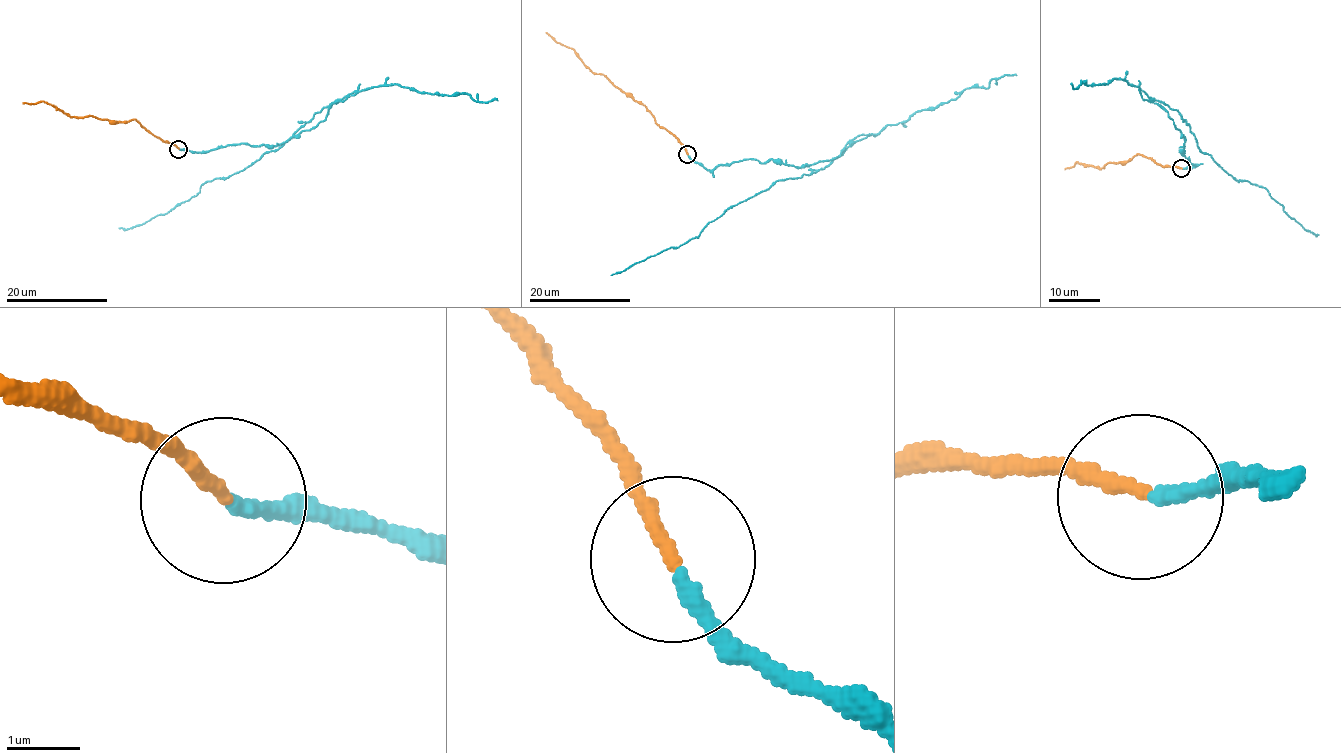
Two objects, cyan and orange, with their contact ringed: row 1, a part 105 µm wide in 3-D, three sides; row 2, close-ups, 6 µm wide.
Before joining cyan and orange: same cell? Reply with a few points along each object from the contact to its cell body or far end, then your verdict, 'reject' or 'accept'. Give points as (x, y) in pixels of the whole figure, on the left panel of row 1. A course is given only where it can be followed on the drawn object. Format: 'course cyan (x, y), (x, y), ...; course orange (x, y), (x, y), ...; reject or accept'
course cyan (178, 148), (285, 143), (324, 120), (329, 105), (247, 168), (208, 181), (195, 196), (143, 224), (119, 228); course orange (178, 148), (154, 137), (136, 120), (113, 121), (77, 117), (48, 102), (22, 104); reject

